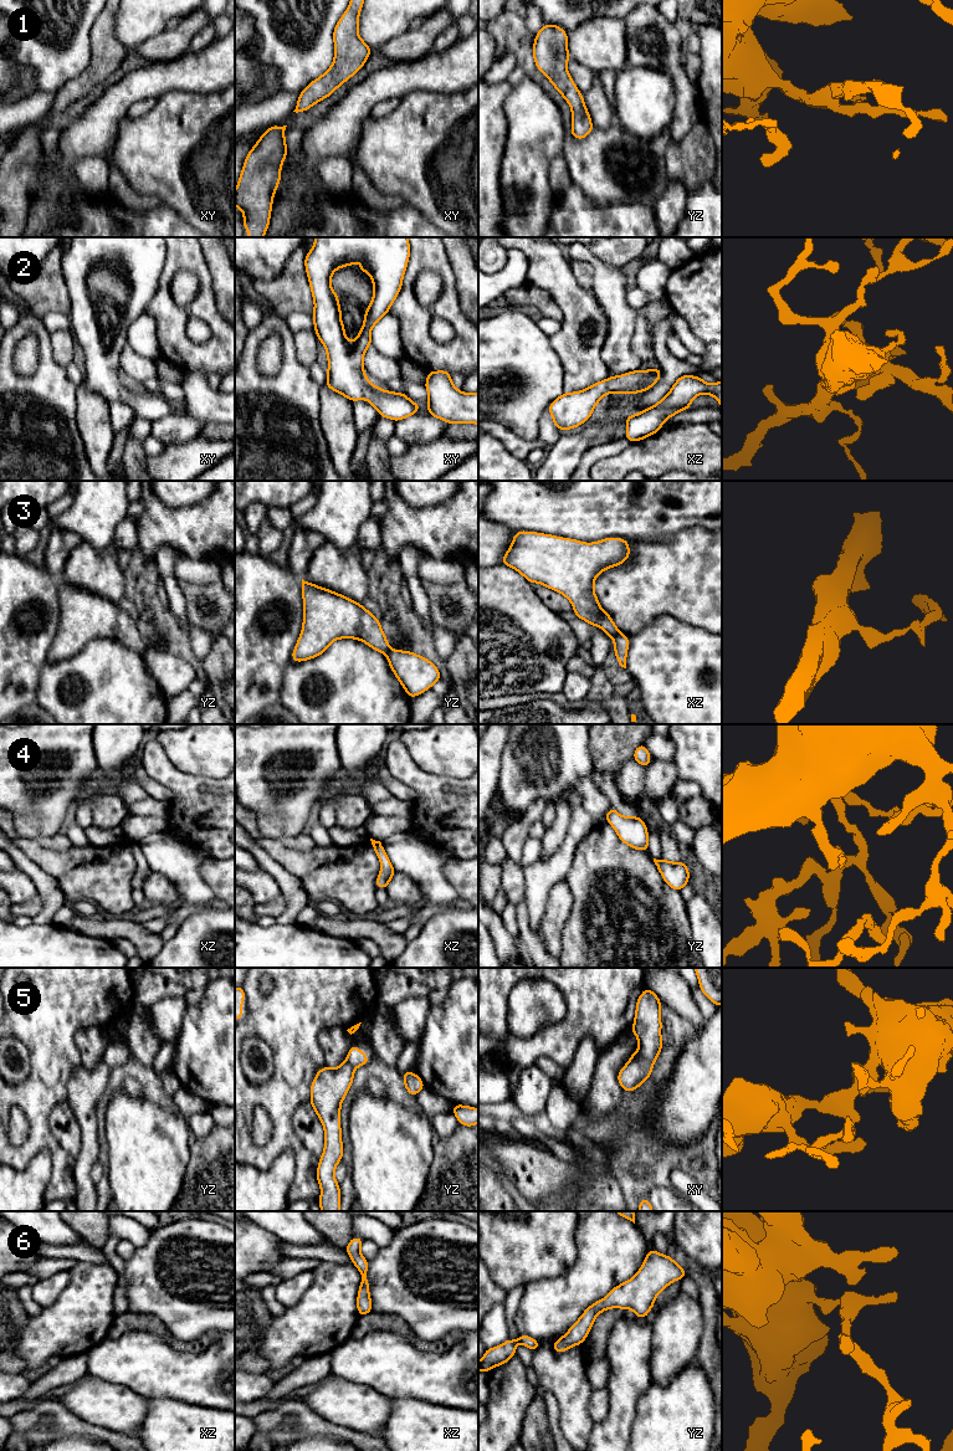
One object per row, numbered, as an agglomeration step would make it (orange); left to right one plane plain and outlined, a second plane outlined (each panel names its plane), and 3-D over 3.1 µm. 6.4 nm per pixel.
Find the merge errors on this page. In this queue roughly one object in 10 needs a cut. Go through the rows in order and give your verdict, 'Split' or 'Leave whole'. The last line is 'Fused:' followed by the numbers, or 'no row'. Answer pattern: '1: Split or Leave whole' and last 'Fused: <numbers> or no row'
1: Leave whole
2: Leave whole
3: Split
4: Leave whole
5: Split
6: Leave whole
Fused: 3, 5

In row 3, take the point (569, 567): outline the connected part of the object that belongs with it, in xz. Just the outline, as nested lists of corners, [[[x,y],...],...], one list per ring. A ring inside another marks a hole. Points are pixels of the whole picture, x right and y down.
[[[518,530],[502,564],[516,569],[531,584],[540,583],[560,593],[569,599],[579,619],[614,637],[620,631],[601,609],[594,591],[594,580],[605,569],[621,565],[629,557],[629,542],[622,538],[581,543],[552,534]]]

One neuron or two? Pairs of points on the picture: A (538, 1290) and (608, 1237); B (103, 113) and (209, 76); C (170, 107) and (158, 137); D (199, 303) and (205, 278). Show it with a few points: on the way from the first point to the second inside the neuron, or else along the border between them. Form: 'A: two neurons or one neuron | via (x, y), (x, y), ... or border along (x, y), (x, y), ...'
A: one neuron | via (558, 1290), (564, 1290), (597, 1257)
B: one neuron | via (129, 90), (142, 82), (163, 76), (183, 76)
C: one neuron | via (167, 114), (165, 129)
D: one neuron | via (205, 297), (205, 285)

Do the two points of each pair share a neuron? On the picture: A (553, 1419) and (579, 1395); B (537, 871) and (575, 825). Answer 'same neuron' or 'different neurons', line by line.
A: different neurons
B: same neuron

